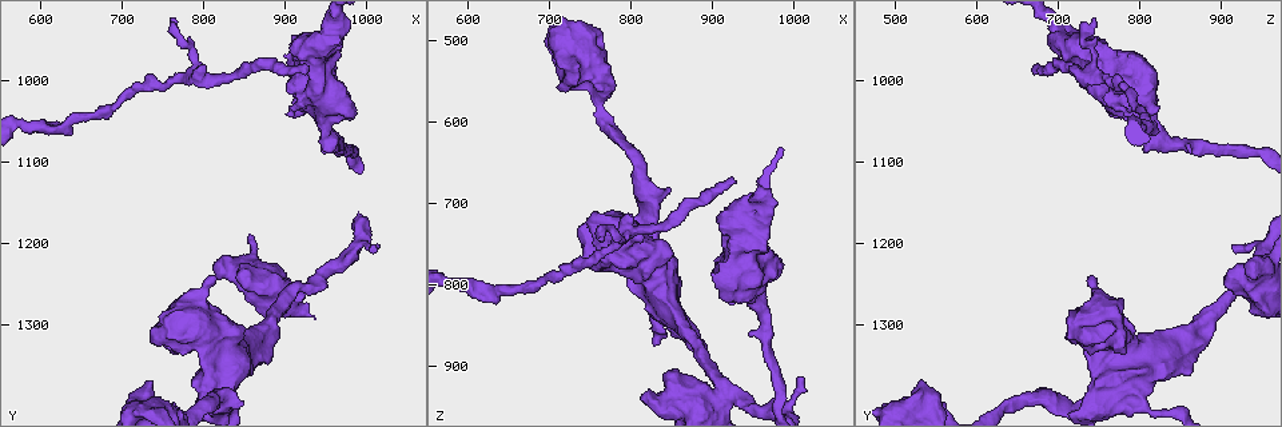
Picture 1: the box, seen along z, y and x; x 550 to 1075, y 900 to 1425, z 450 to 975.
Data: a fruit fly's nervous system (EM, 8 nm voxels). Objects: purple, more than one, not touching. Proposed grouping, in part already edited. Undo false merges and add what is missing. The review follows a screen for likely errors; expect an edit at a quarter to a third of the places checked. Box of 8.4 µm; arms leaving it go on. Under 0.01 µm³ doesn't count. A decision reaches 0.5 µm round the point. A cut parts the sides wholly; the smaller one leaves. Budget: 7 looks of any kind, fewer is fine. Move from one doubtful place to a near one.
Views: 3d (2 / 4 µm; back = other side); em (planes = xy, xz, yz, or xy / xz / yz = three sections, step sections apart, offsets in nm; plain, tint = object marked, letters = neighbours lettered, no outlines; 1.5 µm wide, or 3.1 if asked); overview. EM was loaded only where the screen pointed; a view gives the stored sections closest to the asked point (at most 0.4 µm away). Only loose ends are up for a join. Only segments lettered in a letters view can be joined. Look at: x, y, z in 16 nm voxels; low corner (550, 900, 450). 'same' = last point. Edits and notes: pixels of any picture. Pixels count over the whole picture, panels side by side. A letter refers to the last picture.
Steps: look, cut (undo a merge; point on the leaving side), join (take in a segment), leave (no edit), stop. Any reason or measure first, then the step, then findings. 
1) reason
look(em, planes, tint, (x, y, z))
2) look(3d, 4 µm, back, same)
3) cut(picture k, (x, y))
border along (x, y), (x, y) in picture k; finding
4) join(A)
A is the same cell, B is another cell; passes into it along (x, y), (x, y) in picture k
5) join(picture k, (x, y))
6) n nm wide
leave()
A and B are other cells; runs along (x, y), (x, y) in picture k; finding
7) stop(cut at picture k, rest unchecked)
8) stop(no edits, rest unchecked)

an open end
look(em, planes, letters, (880, 1345, 860))

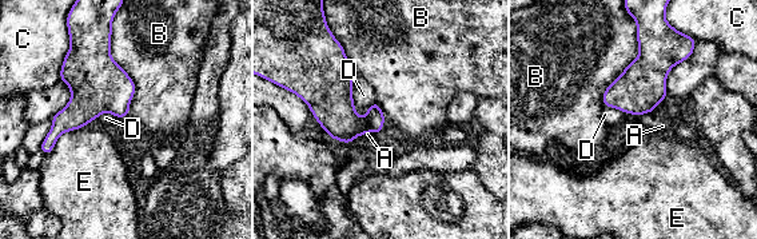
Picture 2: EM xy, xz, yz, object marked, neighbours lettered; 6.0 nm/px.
B touches over 600 nm
leave()
A, B, C, D and E are other cells; border along (112, 19), (130, 112) in picture 2; none of them fits

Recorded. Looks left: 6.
abrupt turn
look(em, xy, step 8, tint, (915, 1255, 925))

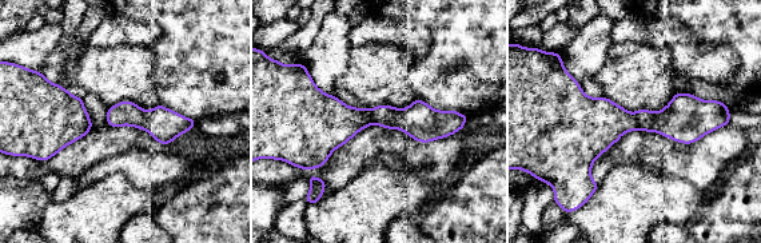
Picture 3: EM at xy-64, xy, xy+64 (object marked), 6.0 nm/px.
look(em, planes, letters, same)

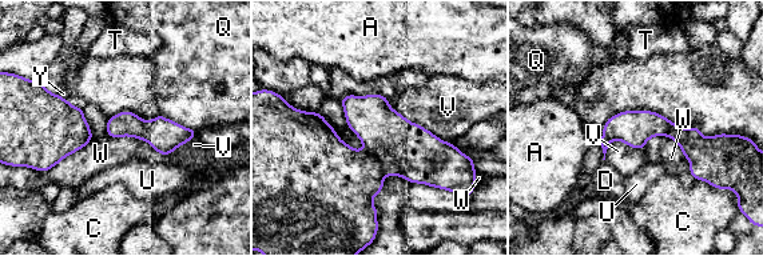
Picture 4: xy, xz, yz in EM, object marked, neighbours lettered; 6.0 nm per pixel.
cut(picture 4, (344, 182))
A, C, D, Q, T, U, V, W and Y are other cells; border along (364, 148), (378, 160), (385, 175) in picture 4; two neurons meet here

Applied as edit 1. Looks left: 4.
stop(cut at picture 4, rest unchecked)

